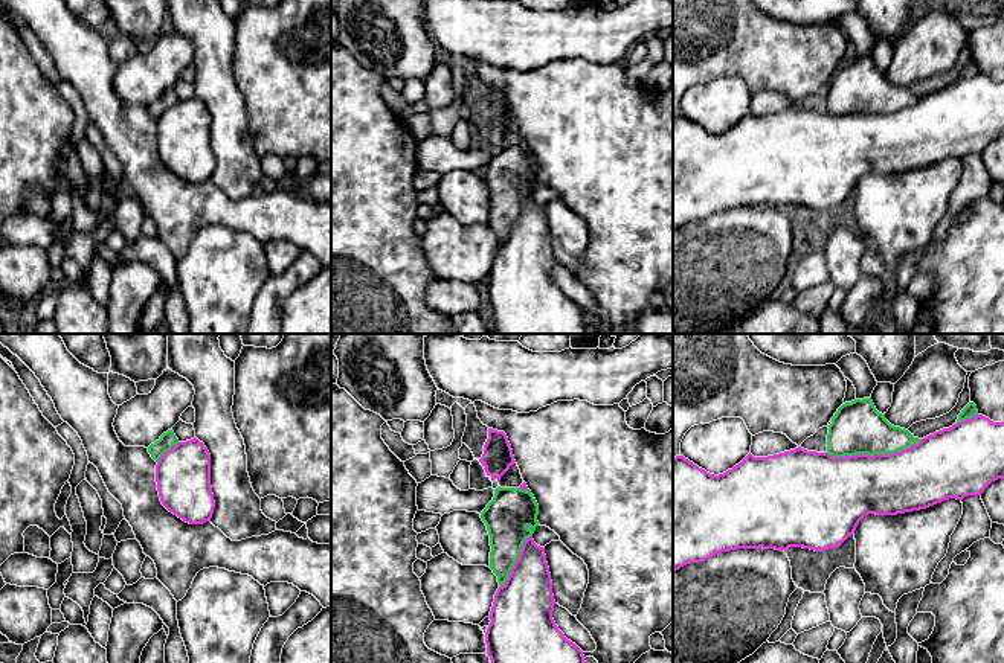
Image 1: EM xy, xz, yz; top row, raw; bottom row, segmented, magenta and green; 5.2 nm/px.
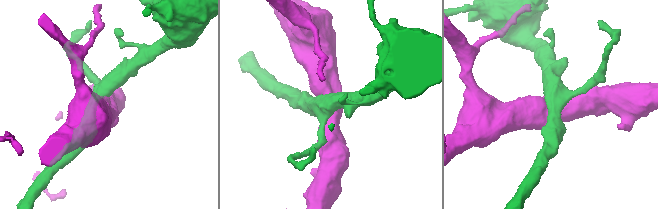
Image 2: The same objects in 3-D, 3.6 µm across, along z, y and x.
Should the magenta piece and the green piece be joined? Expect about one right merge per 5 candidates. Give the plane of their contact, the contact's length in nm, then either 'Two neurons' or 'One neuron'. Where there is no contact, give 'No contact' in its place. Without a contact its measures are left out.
Touches magenta in yz. Shared border 500 nm. Two neurons

